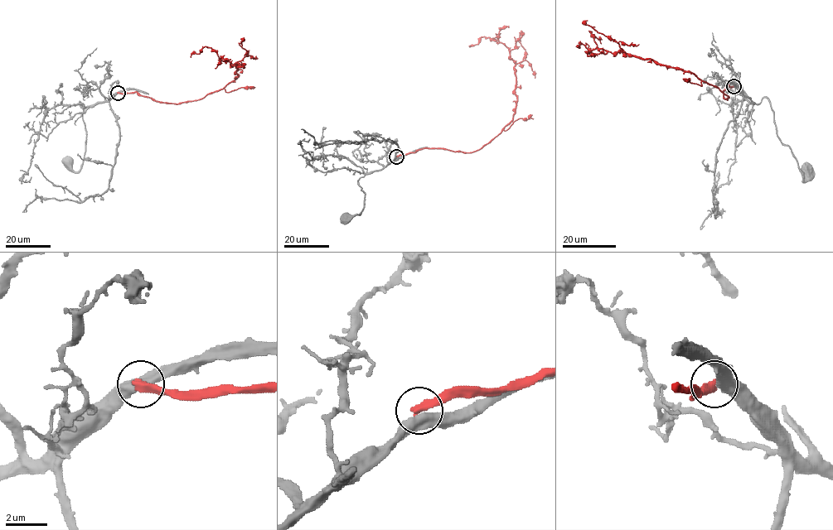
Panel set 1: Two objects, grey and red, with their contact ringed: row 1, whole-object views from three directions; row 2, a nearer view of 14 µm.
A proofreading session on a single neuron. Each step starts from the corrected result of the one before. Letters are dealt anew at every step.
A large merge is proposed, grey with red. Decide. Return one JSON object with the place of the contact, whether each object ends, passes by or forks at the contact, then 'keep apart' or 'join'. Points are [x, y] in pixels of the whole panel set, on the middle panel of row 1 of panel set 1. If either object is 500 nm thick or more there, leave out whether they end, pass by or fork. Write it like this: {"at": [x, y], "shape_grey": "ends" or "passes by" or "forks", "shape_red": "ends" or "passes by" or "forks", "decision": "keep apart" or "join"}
{"at": [396, 156], "shape_grey": "passes by", "shape_red": "ends", "decision": "keep apart"}

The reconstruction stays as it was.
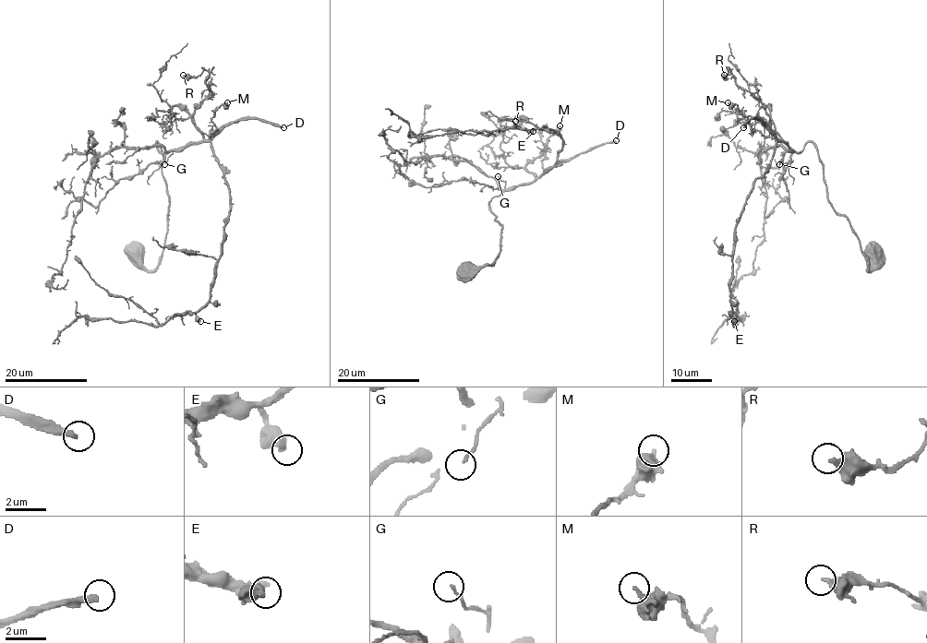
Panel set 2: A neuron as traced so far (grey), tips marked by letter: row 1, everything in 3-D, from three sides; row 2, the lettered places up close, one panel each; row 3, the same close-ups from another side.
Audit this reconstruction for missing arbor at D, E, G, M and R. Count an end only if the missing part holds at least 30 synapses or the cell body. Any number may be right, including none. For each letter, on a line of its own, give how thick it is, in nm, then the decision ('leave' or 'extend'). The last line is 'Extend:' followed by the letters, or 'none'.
D: calibre 300 nm; extend
E: calibre 480 nm; leave
G: calibre 120 nm; leave
M: calibre 240 nm; leave
R: calibre 320 nm; leave
Extend: D

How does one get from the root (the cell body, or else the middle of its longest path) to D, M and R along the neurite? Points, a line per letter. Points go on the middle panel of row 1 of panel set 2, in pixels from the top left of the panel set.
D: (466, 271), (490, 264), (499, 256), (501, 225), (489, 209), (494, 196), (535, 182), (559, 162), (616, 140)
M: (466, 271), (499, 256), (501, 225), (494, 220), (489, 202), (531, 184), (543, 172), (545, 145), (559, 125)
R: (466, 271), (499, 253), (501, 225), (489, 202), (536, 178), (526, 165), (545, 148), (541, 128), (515, 121)

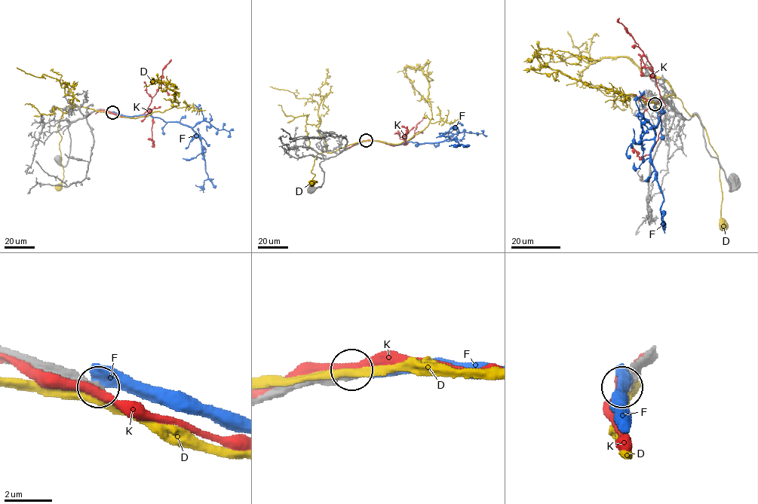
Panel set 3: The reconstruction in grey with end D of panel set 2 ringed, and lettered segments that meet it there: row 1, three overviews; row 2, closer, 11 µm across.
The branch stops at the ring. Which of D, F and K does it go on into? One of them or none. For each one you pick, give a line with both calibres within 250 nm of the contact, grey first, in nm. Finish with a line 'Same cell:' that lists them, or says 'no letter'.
Same cell: no letter

